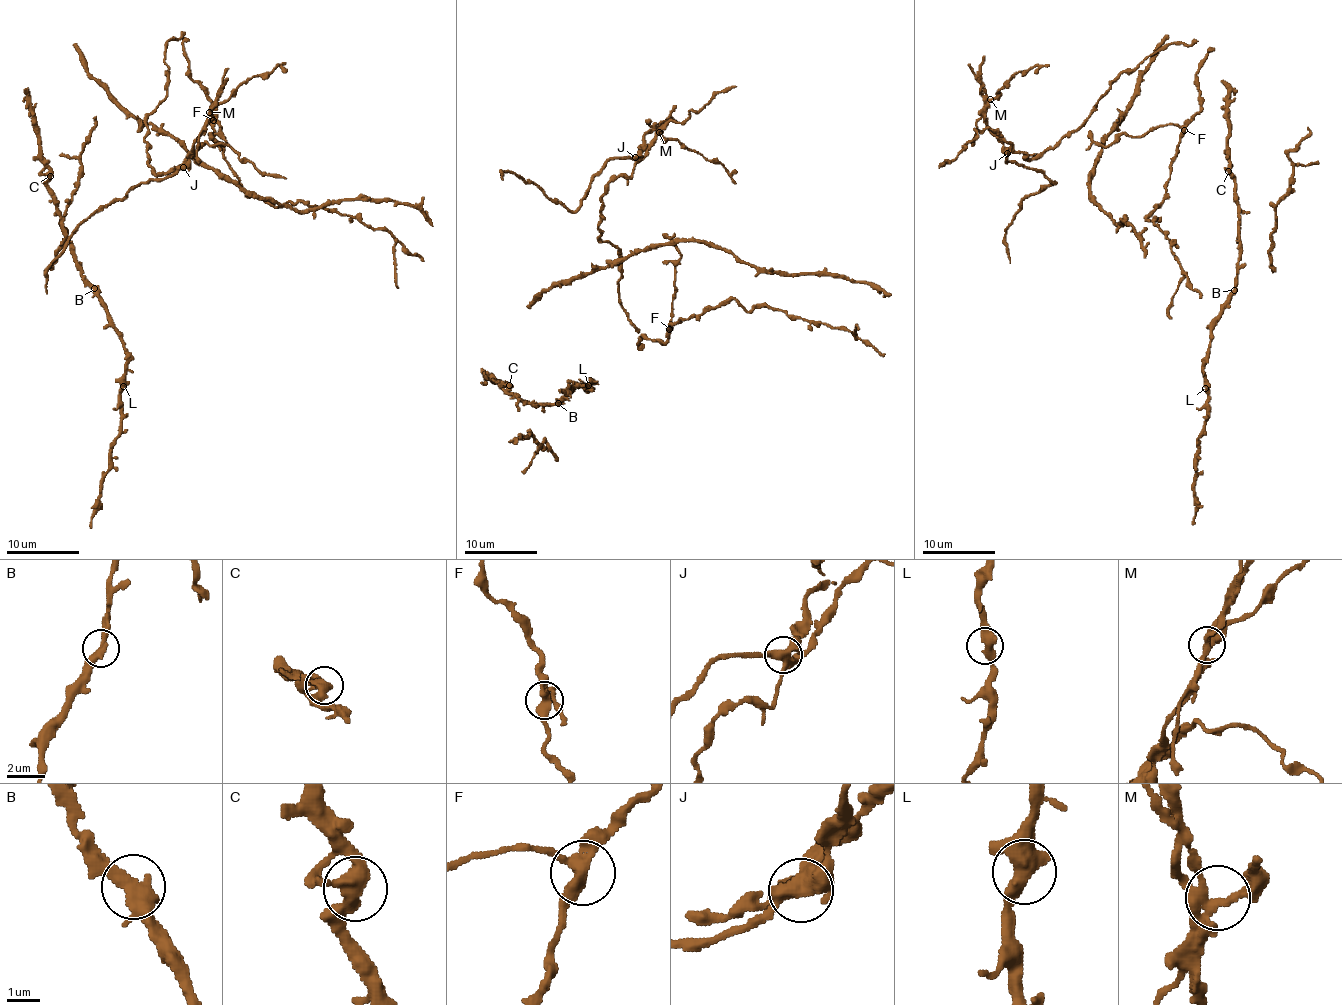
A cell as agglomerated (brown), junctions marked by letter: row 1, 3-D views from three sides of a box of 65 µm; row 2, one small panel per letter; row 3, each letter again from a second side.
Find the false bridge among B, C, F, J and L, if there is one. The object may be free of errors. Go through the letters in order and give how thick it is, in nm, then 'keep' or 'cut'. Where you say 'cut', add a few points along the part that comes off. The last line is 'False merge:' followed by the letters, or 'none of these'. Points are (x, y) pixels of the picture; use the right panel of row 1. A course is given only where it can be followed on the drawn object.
B: 360 nm thick; keep
C: 380 nm thick; keep
F: 360 nm thick; keep
J: 440 nm thick; cut; foreign part runs (1007, 153), (1006, 161), (1013, 160), (1040, 171), (1054, 181), (1024, 199), (1005, 233), (1010, 263)
L: 420 nm thick; keep
False merge: J

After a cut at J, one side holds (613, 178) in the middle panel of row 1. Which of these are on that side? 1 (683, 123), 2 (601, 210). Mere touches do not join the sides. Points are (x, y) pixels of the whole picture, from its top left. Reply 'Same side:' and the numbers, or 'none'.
Same side: 1, 2

